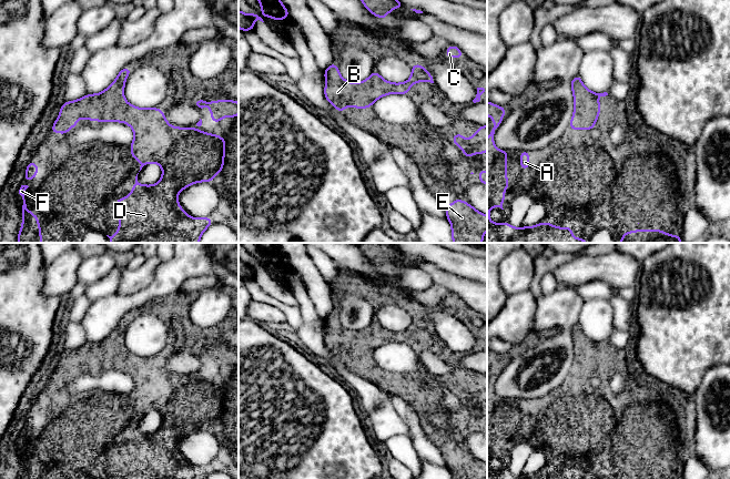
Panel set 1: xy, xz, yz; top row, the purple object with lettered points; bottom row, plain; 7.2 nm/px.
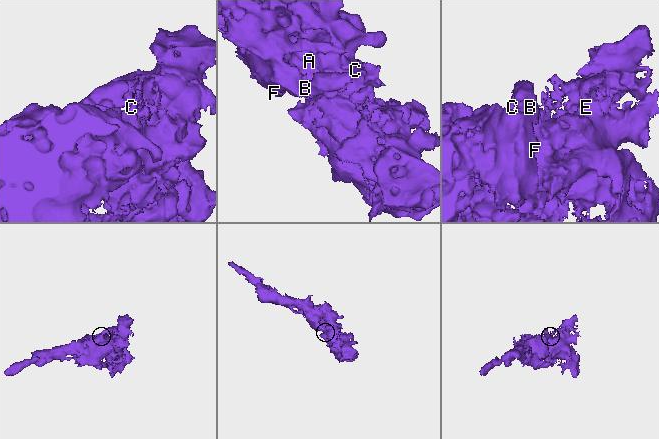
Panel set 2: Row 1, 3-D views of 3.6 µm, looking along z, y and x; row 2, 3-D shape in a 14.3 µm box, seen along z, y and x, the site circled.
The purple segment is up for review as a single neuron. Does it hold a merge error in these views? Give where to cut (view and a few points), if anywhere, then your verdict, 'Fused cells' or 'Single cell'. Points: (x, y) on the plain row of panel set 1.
No split. Single cell

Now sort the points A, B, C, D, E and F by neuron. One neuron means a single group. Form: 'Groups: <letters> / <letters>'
Groups: A B C D E F

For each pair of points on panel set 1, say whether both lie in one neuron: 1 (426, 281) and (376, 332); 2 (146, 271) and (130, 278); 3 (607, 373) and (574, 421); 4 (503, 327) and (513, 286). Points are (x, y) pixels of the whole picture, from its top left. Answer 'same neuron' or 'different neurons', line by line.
1: different neurons
2: same neuron
3: same neuron
4: different neurons

